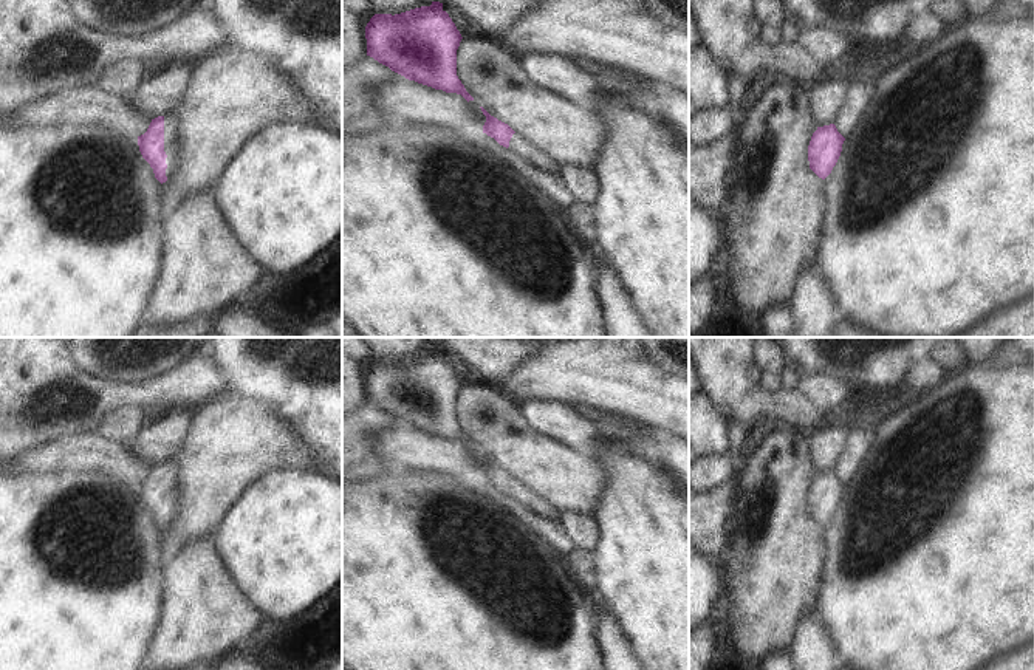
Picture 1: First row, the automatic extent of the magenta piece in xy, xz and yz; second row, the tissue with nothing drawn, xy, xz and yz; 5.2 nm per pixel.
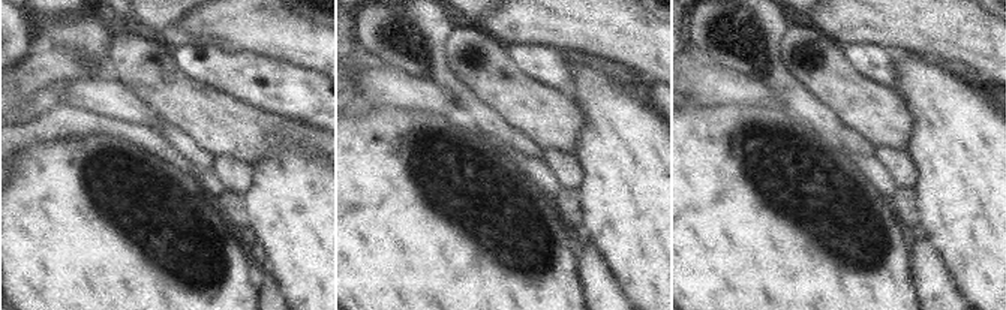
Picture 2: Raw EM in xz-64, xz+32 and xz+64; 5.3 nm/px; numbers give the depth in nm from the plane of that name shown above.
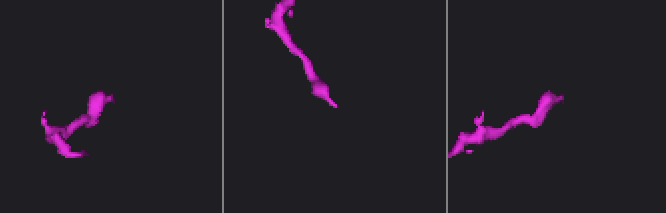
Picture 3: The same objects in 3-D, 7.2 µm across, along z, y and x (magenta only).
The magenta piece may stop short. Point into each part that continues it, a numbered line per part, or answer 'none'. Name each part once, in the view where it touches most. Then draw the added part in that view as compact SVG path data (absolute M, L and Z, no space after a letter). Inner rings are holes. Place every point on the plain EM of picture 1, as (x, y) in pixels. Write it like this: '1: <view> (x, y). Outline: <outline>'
1: xy (171, 466). Outline: M167 460L164 463L164 498L167 501L166 504L167 526L173 521L178 504L176 477L178 477L178 463L175 460Z

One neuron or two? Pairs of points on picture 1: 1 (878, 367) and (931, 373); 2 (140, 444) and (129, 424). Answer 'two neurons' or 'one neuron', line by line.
1: two neurons
2: two neurons

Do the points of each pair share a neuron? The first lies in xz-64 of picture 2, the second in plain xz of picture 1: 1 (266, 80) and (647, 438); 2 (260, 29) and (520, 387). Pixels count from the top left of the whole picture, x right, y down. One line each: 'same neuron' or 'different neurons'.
1: same neuron
2: same neuron

